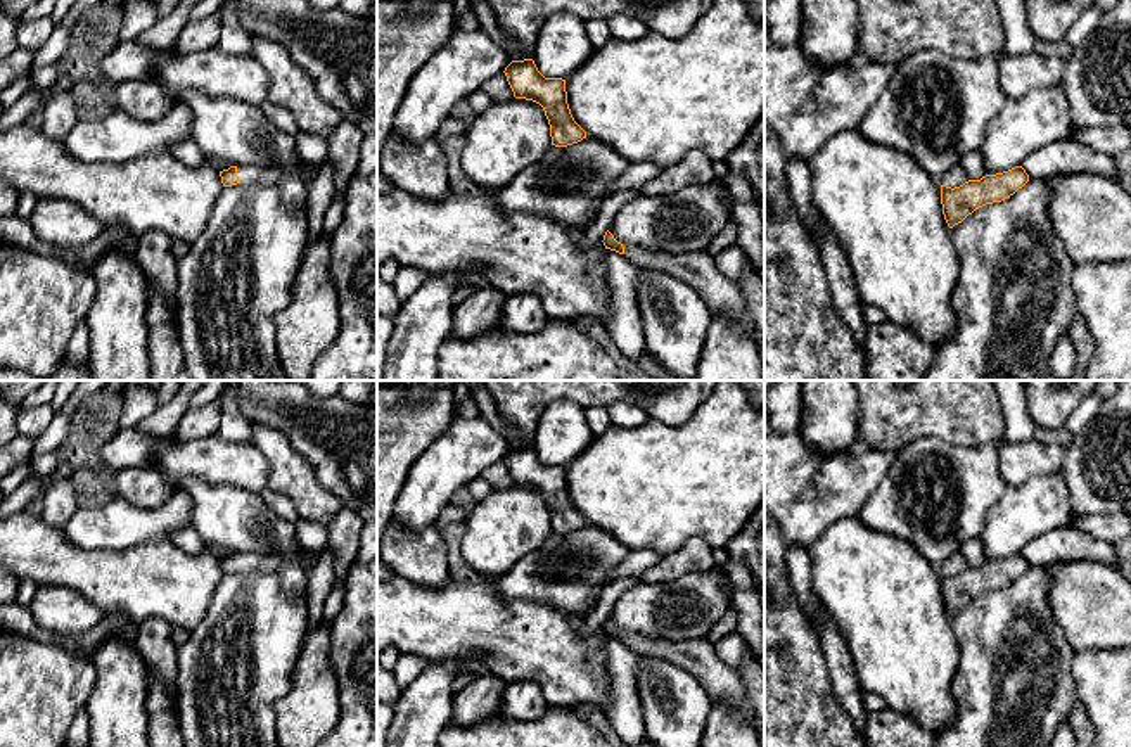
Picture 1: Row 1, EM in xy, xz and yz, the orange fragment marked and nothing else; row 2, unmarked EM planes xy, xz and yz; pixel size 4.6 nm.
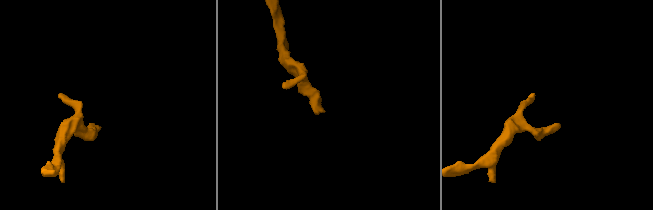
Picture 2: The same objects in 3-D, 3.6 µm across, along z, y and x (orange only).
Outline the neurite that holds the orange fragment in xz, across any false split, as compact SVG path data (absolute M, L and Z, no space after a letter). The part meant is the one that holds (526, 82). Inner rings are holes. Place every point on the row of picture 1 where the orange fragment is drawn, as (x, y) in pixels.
M533 59L512 61L503 73L515 99L533 100L543 107L552 145L567 147L586 138L586 131L571 114L566 80L545 78Z

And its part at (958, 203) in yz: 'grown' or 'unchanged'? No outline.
unchanged

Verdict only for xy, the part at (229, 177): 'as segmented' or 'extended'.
extended

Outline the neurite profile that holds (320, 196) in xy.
M330 161L318 168L308 195L308 246L323 232L327 208L334 199L334 166Z

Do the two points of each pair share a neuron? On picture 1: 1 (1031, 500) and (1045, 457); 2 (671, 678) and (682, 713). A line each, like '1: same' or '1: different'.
1: different
2: same

